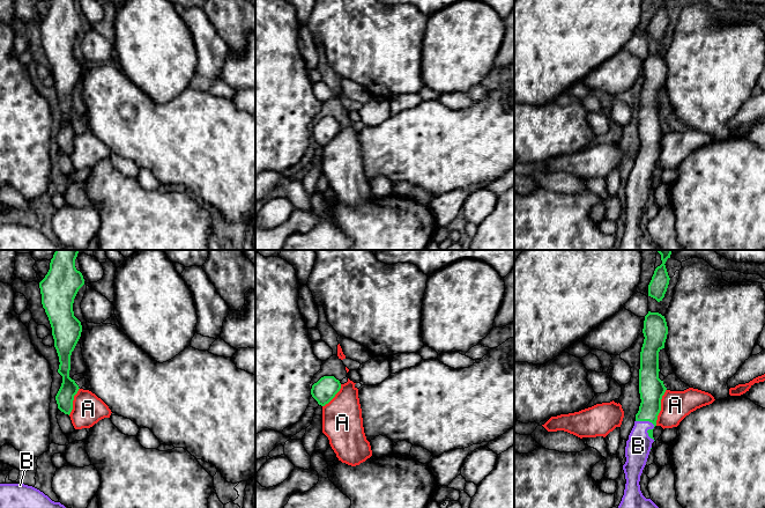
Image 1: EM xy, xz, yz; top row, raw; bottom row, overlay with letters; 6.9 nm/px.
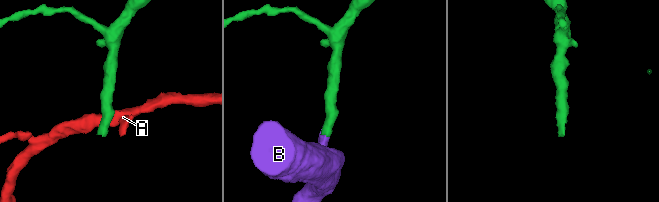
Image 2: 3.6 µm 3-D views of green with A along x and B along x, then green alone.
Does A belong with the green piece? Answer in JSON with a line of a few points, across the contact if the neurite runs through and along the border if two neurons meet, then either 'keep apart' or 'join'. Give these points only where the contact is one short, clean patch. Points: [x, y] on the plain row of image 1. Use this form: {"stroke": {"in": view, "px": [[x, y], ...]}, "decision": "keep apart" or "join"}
{"stroke": {"in": "yz", "px": [[666, 130], [655, 166]]}, "decision": "keep apart"}

